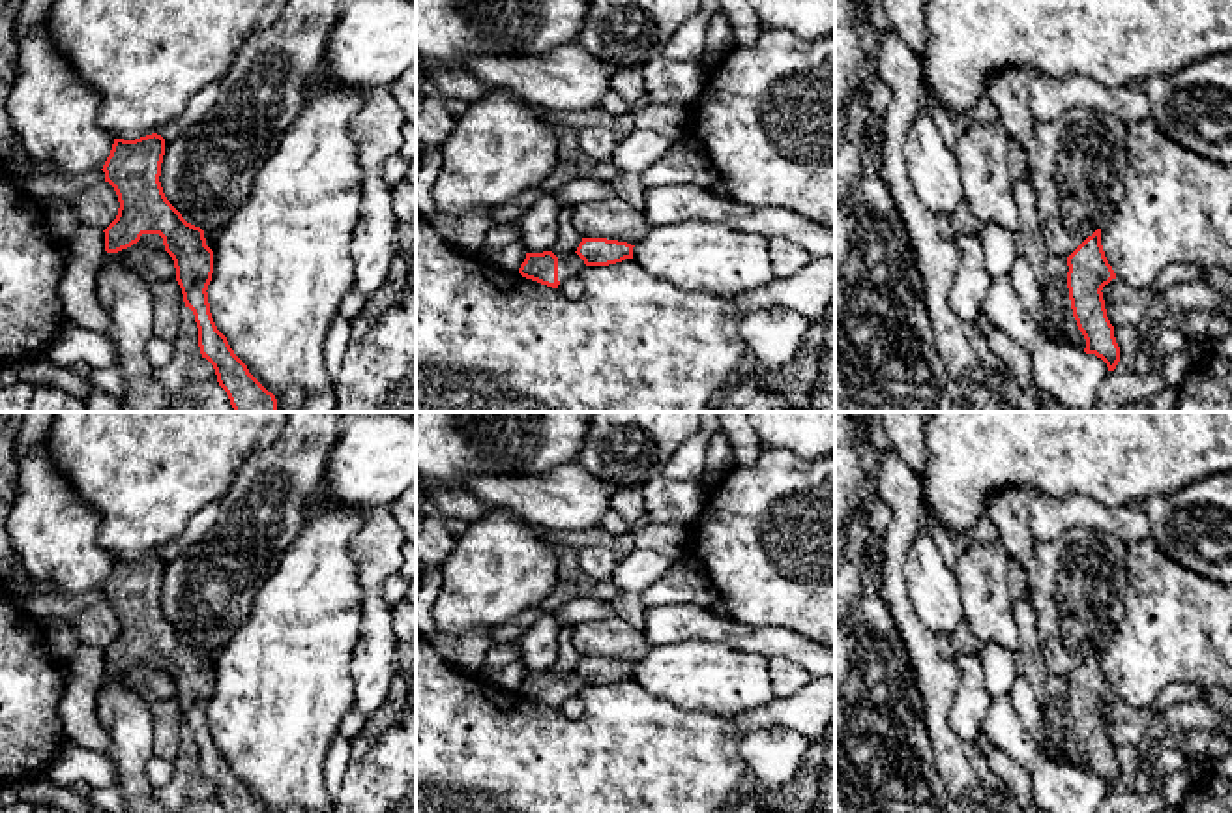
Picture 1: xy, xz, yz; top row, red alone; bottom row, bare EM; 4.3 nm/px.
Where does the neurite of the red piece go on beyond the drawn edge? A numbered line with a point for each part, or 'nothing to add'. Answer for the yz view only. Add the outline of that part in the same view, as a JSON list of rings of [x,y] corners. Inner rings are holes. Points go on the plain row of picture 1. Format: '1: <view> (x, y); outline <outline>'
nothing to add

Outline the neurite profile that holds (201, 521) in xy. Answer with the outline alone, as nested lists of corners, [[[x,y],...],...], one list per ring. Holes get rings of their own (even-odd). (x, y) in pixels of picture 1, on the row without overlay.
[[[208,504],[197,513],[191,515],[187,530],[178,538],[178,541],[170,547],[165,547],[159,554],[169,560],[172,558],[178,551],[185,549],[187,545],[202,540],[208,530],[215,525],[219,515],[219,506]]]

